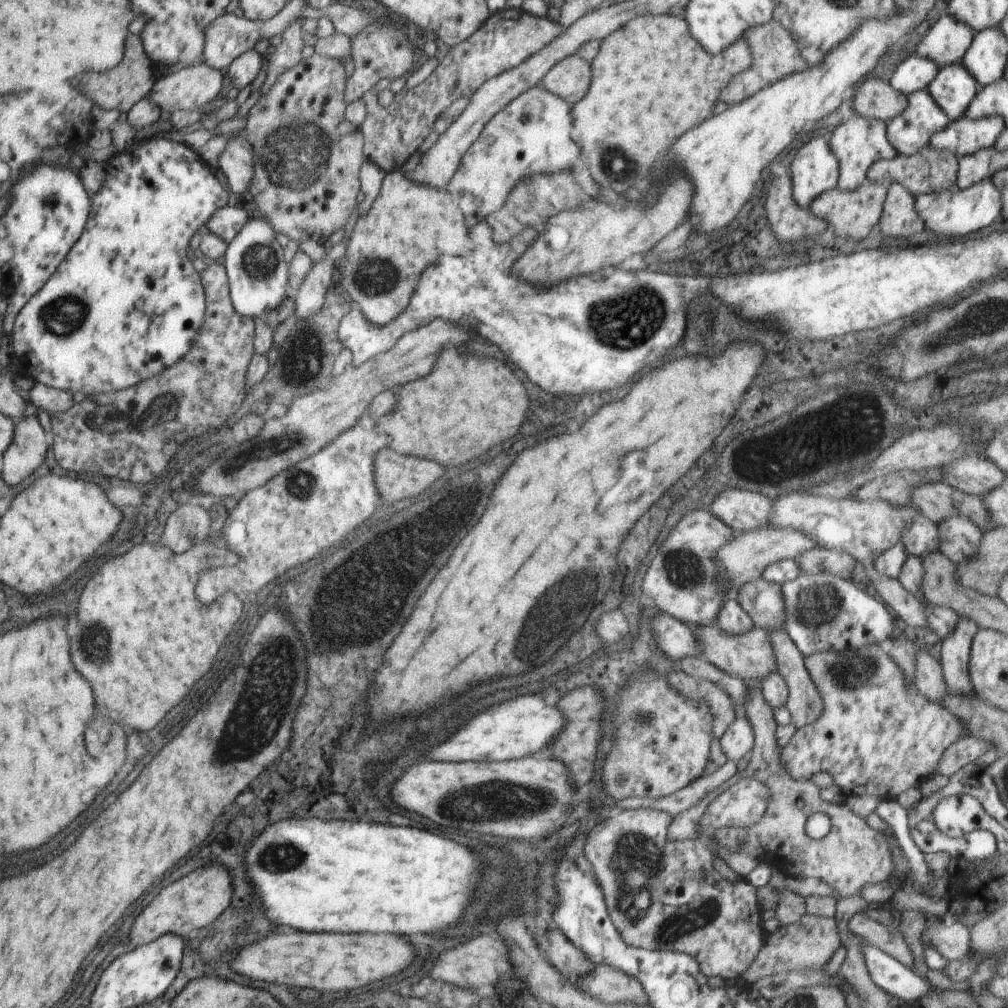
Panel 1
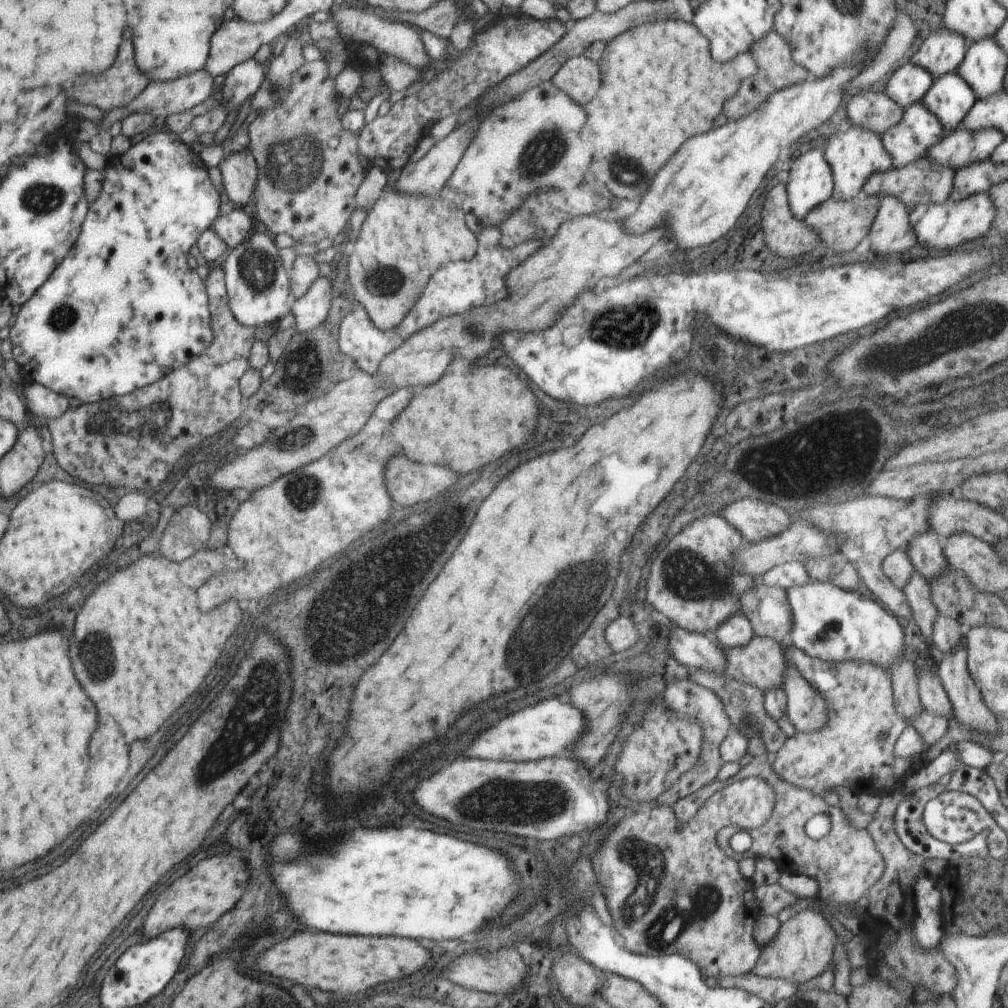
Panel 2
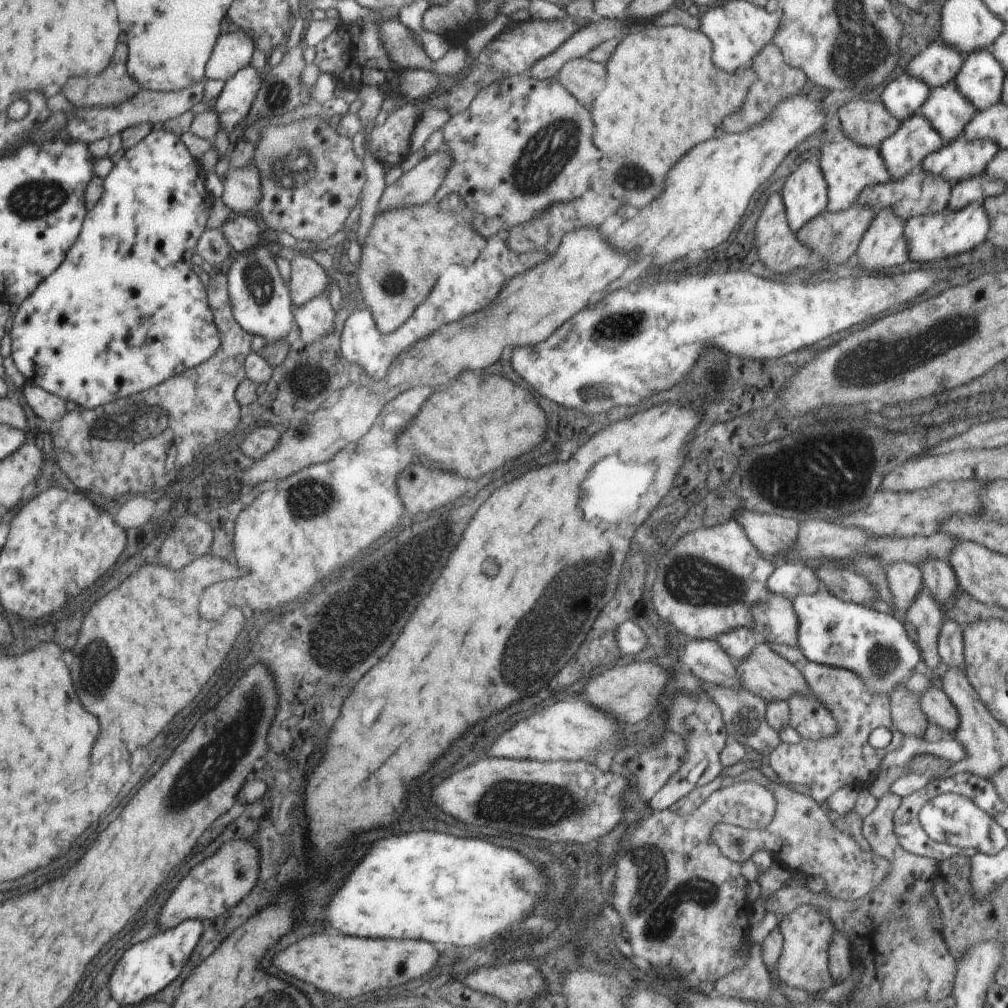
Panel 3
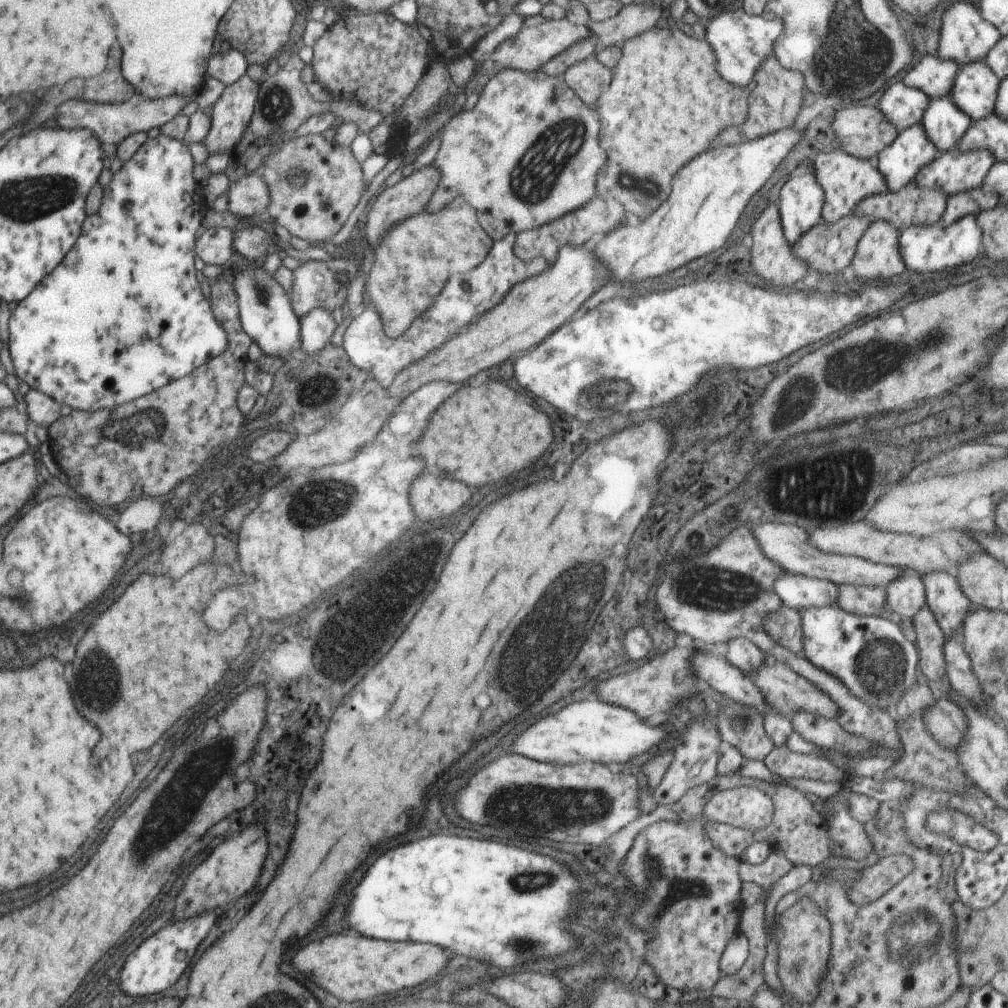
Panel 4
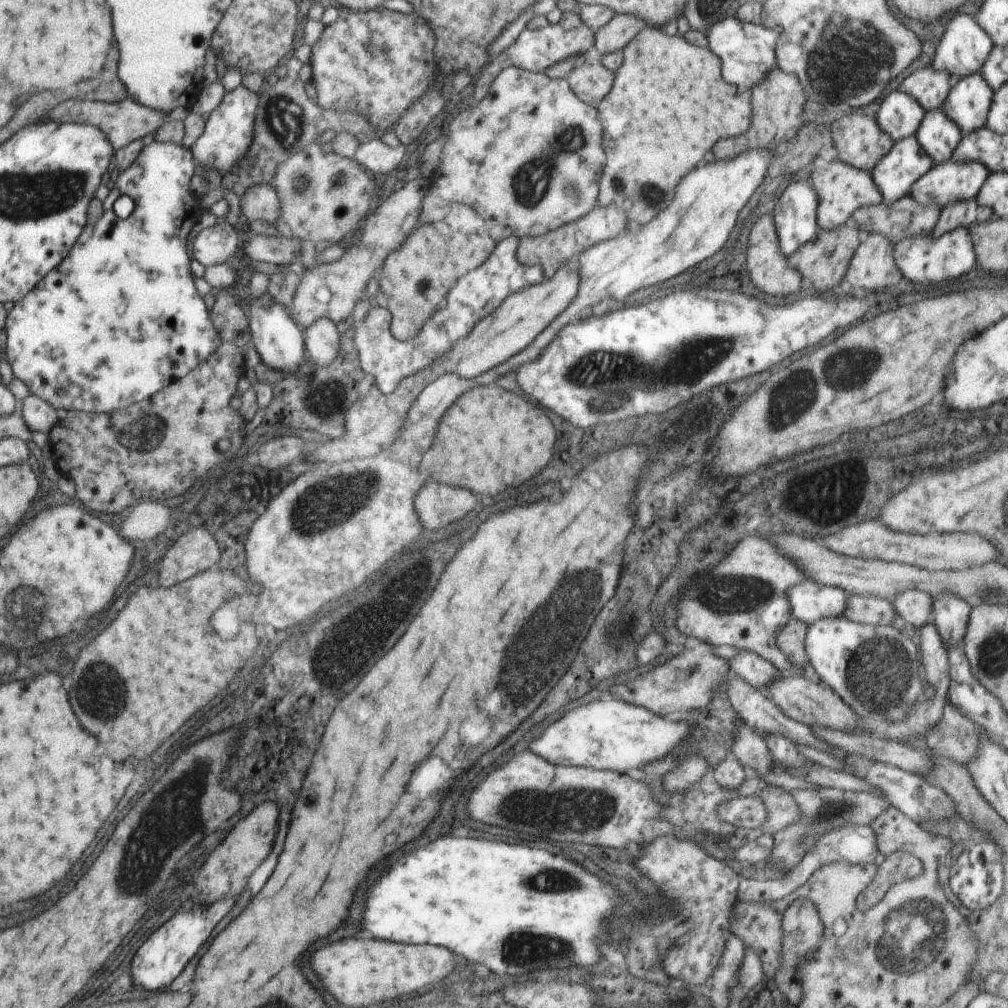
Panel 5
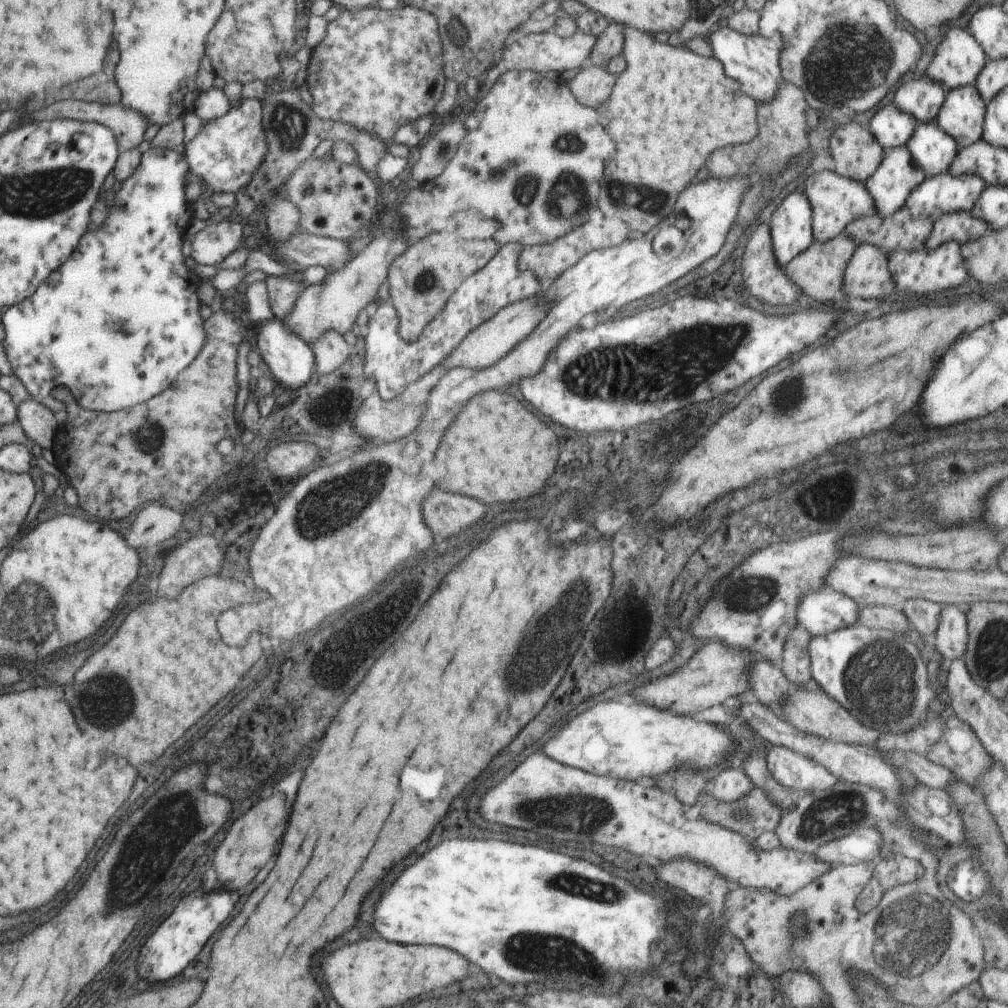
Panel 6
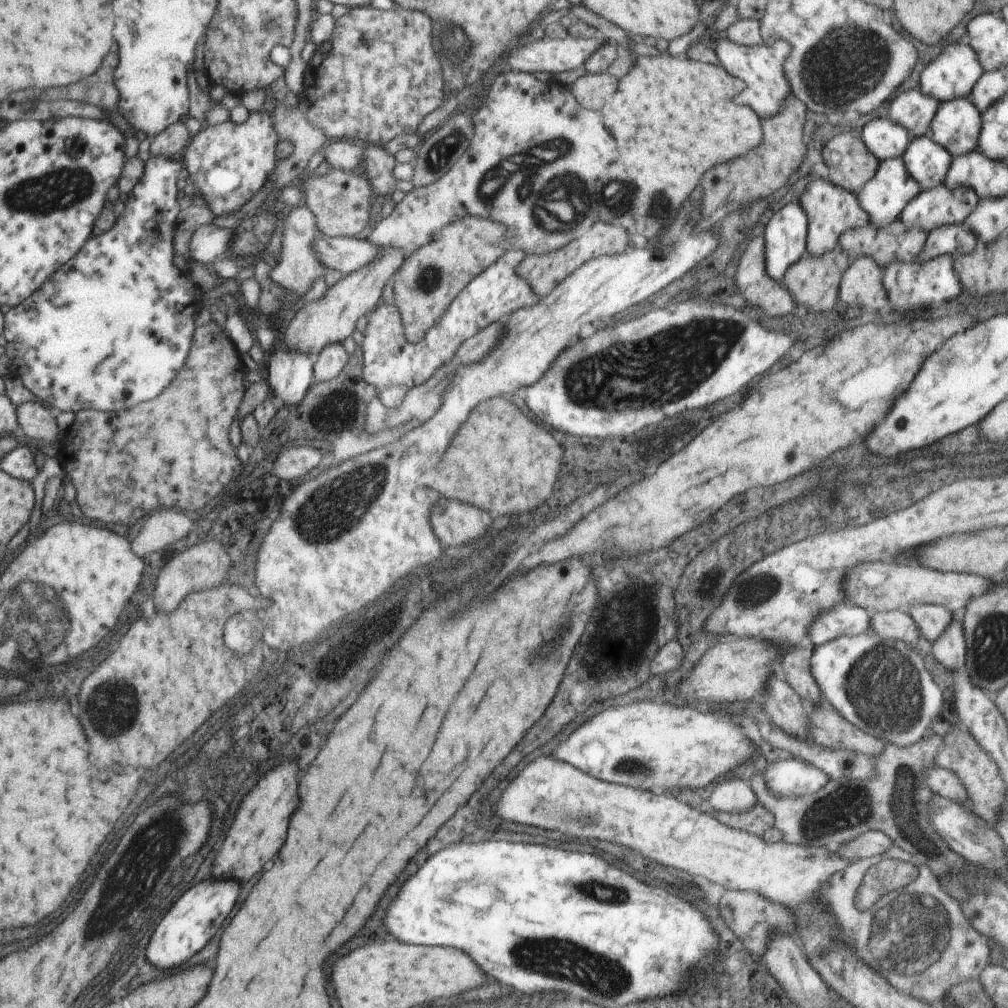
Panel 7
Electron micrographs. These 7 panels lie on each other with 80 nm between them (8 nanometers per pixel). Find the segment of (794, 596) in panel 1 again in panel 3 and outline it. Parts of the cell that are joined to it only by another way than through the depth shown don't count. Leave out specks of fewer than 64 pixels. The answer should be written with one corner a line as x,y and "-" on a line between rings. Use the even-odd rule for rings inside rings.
824,588
813,595
798,594
792,603
799,618
798,647
804,656
821,665
853,672
872,694
888,695
890,698
895,687
910,678
914,666
922,659
918,646
910,640
904,625
894,616
876,611
872,606
844,602

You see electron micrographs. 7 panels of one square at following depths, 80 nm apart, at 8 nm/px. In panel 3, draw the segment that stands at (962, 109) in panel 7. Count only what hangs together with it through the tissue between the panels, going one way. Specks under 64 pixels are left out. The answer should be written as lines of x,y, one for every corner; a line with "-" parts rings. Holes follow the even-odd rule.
990,48
974,50
963,60
955,79
962,96
974,104
975,110
986,110
1001,101
1005,73
1004,64
994,58

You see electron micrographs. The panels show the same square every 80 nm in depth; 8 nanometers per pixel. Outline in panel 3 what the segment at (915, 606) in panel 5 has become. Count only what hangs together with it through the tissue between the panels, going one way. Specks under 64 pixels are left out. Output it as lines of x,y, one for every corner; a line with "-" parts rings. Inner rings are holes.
895,562
885,572
893,606
908,610
924,588
921,570
907,562

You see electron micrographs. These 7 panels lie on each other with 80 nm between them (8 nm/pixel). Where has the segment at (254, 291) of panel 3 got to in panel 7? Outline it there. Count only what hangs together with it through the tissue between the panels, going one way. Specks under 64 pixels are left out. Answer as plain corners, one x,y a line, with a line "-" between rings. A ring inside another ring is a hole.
277,334
276,345
269,358
268,382
269,390
286,407
300,404
315,382
313,360
314,357
286,349

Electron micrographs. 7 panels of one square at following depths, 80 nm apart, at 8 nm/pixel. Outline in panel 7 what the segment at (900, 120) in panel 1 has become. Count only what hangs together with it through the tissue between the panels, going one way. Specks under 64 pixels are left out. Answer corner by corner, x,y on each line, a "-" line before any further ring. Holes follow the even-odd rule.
898,157
880,162
876,174
866,182
857,194
857,199
869,216
870,224
876,229
881,229
898,220
904,207
920,192
919,184
907,175
905,164
902,158

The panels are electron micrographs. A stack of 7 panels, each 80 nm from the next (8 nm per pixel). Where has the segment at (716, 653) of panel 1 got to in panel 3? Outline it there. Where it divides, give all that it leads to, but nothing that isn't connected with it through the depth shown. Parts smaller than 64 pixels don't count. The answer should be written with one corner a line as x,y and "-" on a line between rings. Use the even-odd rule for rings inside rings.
766,642
759,643
750,653
750,656
736,665
736,669
741,674
741,686
753,695
762,698
766,708
770,703
788,702
791,697
795,696
806,697
807,699
812,699
814,696
818,700
811,691
808,681
803,678
802,673
793,664
789,664
785,658
770,650
769,644

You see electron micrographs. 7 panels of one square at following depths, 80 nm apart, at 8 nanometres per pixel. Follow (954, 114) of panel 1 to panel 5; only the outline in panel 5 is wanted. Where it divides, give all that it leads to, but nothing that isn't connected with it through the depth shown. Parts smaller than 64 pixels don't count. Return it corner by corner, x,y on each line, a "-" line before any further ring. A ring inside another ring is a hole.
943,108
926,112
914,136
919,147
931,158
933,167
949,161
963,137

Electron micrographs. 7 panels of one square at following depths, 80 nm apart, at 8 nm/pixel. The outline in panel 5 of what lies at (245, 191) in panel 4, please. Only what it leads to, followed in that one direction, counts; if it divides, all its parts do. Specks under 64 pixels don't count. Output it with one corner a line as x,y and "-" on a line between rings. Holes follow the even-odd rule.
269,184
250,187
241,199
241,209
249,221
264,220
269,223
276,222
283,213
277,190

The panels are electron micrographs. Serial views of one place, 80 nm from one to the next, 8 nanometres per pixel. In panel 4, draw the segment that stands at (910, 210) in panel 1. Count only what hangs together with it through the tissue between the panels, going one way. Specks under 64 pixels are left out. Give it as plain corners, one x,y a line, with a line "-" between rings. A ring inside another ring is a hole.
874,221
858,241
852,259
856,278
863,282
900,276
905,267
899,251
899,232
886,221

